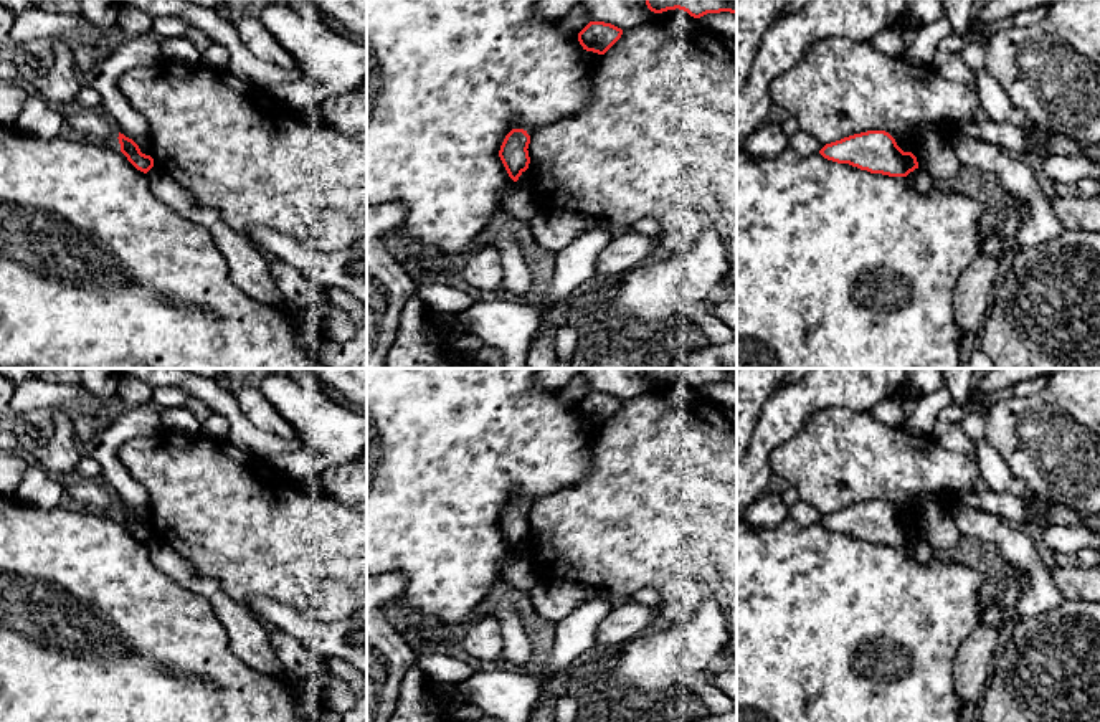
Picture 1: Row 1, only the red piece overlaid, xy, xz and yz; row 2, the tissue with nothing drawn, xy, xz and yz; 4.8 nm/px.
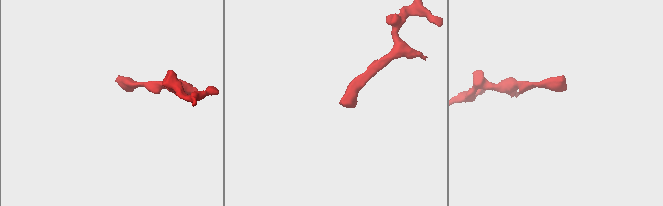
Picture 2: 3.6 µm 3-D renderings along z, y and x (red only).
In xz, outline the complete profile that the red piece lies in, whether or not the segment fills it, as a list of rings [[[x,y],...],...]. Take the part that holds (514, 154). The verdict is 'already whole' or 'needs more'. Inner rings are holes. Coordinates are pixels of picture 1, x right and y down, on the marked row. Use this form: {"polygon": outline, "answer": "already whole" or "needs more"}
{"polygon": [[[512,129],[499,150],[499,157],[509,173],[509,177],[517,182],[519,177],[529,169],[529,144],[530,135],[524,129]]], "answer": "already whole"}

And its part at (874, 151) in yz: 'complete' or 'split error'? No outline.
complete

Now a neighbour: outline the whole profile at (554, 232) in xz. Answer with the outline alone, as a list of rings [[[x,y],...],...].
[[[538,211],[530,220],[530,233],[533,235],[537,243],[555,253],[563,249],[571,241],[578,240],[588,228],[603,228],[613,236],[624,235],[631,230],[631,226],[626,223],[595,218],[590,215],[576,215],[570,211]]]

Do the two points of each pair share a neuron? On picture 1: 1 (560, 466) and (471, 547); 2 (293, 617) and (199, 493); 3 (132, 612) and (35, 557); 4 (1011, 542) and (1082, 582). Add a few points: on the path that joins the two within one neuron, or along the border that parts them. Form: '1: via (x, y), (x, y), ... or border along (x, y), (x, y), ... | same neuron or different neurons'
1: via (531, 468), (521, 468), (471, 517) | same neuron
2: border along (245, 602), (255, 597), (268, 597), (319, 620) | different neurons
3: via (108, 610), (94, 597), (83, 597), (60, 582) | same neuron
4: border along (1049, 570), (1056, 587), (1066, 598) | different neurons

